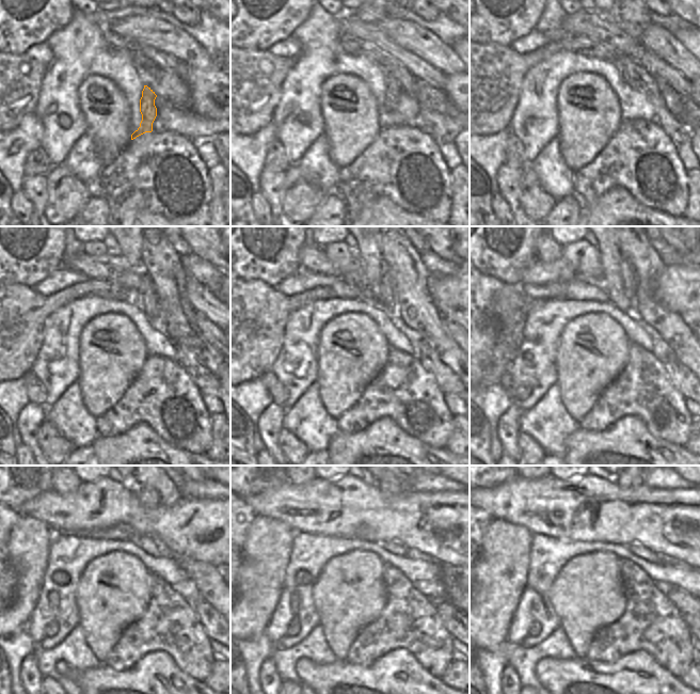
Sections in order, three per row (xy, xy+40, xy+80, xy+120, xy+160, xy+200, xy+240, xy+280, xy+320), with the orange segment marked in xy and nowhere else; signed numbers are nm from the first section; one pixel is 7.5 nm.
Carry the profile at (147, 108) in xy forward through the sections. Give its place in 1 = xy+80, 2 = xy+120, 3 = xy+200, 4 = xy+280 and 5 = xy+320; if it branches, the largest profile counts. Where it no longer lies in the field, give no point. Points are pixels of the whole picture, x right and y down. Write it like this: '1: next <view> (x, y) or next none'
1: next xy+80 (623, 63)
2: next xy+120 (147, 292)
3: next xy+200 (626, 271)
4: next xy+280 (393, 488)
5: next xy+320 (624, 487)

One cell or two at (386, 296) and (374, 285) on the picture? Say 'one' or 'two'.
two

